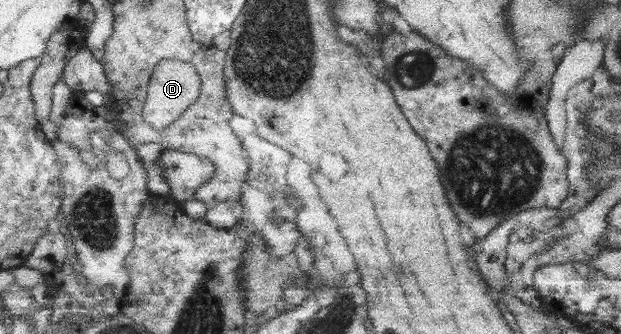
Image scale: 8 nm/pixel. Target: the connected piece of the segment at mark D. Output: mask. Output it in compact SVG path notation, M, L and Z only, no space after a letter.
M162 60L154 70L153 79L149 85L149 93L145 103L145 118L160 131L172 125L176 119L193 103L198 101L201 94L201 77L196 67L191 63L180 60Z

